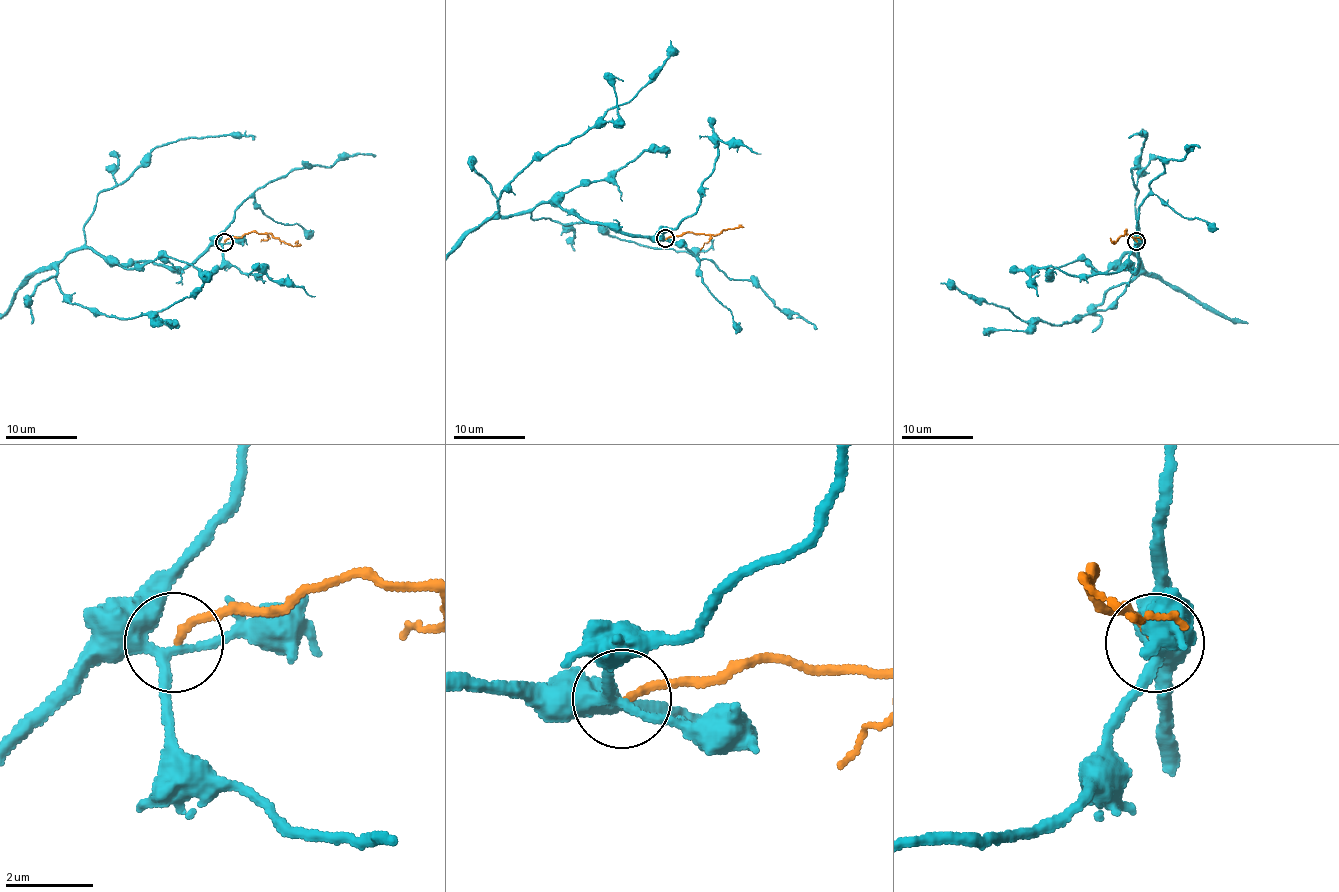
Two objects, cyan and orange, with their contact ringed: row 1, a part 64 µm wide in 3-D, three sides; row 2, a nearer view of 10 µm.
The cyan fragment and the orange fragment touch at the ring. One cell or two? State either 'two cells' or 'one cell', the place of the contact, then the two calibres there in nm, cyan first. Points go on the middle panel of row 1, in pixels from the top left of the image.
two cells | (665, 238) | 240/170 nm

